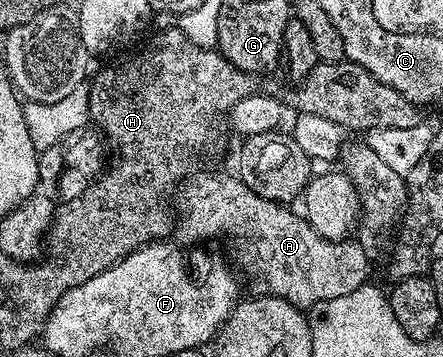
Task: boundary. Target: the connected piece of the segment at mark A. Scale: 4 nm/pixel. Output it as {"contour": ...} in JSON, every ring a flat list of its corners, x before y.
{"contour":[[193,172,188,175,180,183,179,193,175,198,175,210,179,215,179,221,175,226,176,237,181,237,182,243,185,242,201,242,204,238,238,238,243,245,238,248,237,254,241,257,241,266,262,286,262,291,268,292,274,298,282,298,287,300,292,304,292,306,298,308,312,308,319,302,326,302,327,300,335,300,335,296,351,296,351,292,356,290,361,290,364,287,364,282,369,278,369,262,371,262,370,255,363,252,363,248,356,240,342,240,339,242,332,242,330,238,324,238,319,236,319,232,315,232,315,228,311,228,311,224,306,222,304,217,300,213,292,214,290,207,288,205,282,204,280,202,272,202,266,198,261,198,255,192,251,192,251,188,247,188,241,183,238,178,233,177,232,173,224,172,225,174,197,174,198,172]]}

